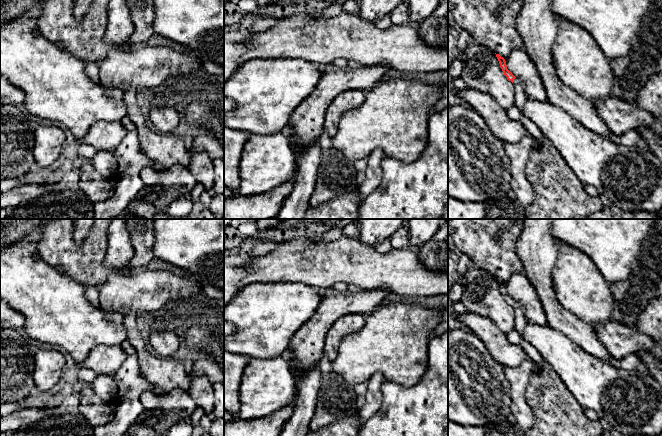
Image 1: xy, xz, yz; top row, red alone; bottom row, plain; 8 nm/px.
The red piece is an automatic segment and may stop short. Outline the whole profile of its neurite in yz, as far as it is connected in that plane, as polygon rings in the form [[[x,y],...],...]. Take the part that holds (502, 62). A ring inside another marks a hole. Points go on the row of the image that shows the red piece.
[[[496,54],[496,57],[499,61],[500,67],[504,73],[504,75],[507,77],[509,81],[511,81],[515,86],[516,91],[516,97],[515,97],[515,105],[518,107],[518,109],[522,112],[525,103],[530,99],[528,95],[525,93],[520,81],[507,69],[506,61],[503,57],[501,57],[499,54]]]

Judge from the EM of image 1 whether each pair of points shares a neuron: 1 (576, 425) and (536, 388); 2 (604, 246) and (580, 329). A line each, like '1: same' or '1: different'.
1: same
2: different

